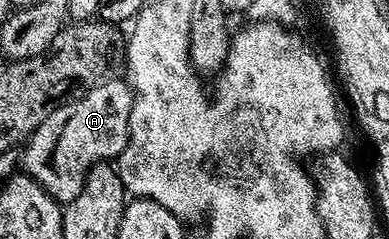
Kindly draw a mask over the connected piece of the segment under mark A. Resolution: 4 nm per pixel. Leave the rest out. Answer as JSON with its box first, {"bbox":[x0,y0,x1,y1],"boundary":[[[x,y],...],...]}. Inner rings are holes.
{"bbox":[19,79,132,206],"boundary":[[[106,79],[81,97],[58,107],[22,146],[24,154],[19,154],[19,168],[34,178],[61,206],[78,199],[78,191],[82,191],[88,172],[98,164],[119,158],[128,142],[132,88],[127,80],[112,80]]]}

